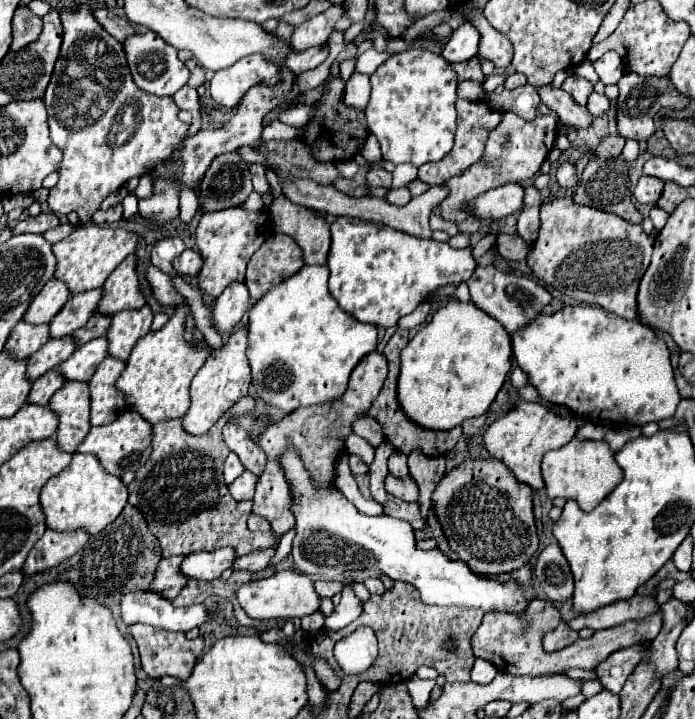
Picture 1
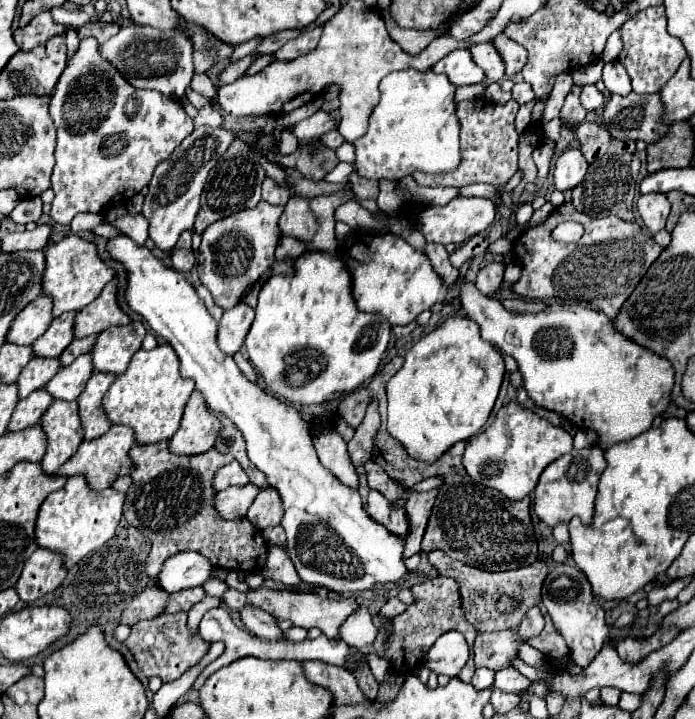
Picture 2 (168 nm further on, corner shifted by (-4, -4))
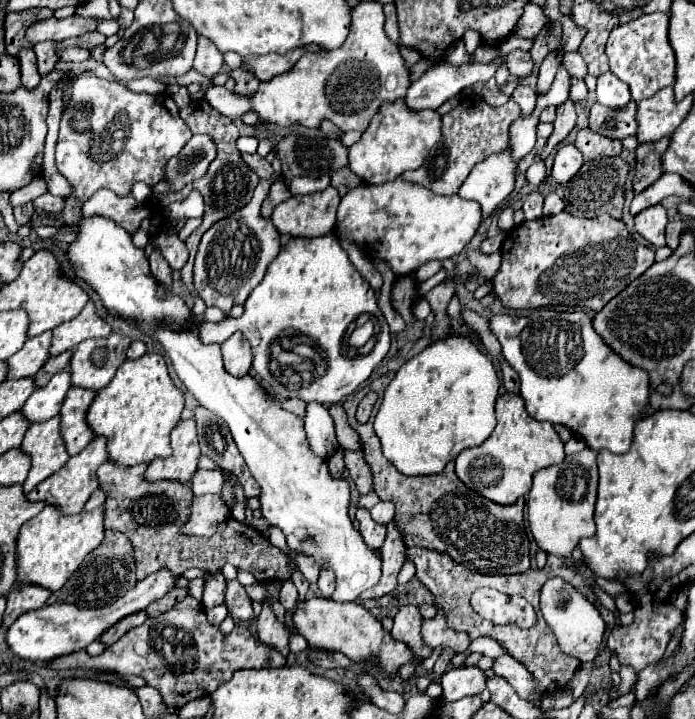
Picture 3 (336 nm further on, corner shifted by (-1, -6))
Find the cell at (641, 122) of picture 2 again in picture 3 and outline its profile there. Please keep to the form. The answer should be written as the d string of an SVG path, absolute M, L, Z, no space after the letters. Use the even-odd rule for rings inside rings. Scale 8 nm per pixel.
M631 100L623 108L607 108L607 106L595 102L591 106L591 112L589 112L589 128L593 132L607 136L607 138L623 140L627 136L637 134L635 114L637 114L637 102L635 100Z

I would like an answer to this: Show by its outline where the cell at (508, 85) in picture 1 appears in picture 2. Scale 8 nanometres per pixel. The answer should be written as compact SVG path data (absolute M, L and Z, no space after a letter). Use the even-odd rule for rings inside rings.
M516 82L516 84L512 86L512 98L514 98L518 104L532 102L532 100L534 100L532 86L528 86L528 82Z

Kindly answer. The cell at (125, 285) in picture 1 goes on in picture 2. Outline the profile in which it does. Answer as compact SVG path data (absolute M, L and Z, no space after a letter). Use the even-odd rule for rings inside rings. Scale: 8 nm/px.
M112 280L100 292L96 302L90 302L74 318L74 338L84 338L90 334L100 334L112 326L124 326L130 318L116 304L116 282Z

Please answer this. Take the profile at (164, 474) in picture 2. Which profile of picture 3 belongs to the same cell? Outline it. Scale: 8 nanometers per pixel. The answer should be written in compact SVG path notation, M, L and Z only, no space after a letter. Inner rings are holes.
M109 460L97 470L99 484L107 492L105 524L107 528L127 534L133 542L139 580L163 566L173 568L177 574L183 574L183 570L193 566L207 572L219 572L227 562L231 562L235 568L251 572L259 582L289 578L291 572L287 568L287 556L251 526L241 526L239 532L215 532L211 538L185 536L181 530L185 526L185 520L189 518L193 502L191 480L149 482L145 478L145 470L147 464L121 468L119 464L113 464Z

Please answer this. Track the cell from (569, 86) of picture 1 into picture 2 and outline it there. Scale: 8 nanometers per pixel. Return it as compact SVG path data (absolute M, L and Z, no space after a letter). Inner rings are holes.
M574 86L570 92L568 92L568 98L564 100L564 106L560 110L560 122L562 126L576 126L584 120L586 116L586 110L580 106L580 86Z

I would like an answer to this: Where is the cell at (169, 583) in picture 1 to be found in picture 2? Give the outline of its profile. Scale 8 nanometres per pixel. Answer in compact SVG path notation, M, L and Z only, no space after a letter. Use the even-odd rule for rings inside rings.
M148 584L146 590L136 600L132 600L130 606L124 610L120 624L132 626L140 620L150 620L150 618L160 616L164 612L166 600L168 600L168 594L164 590L160 590L154 584Z

